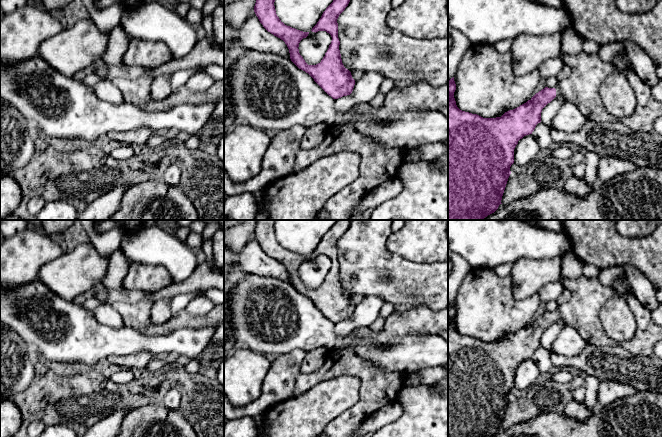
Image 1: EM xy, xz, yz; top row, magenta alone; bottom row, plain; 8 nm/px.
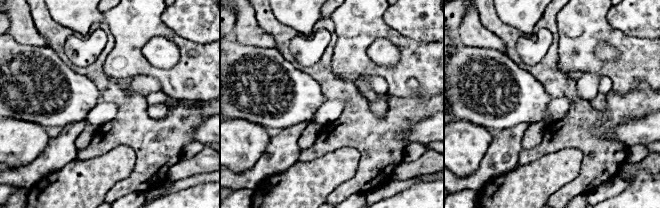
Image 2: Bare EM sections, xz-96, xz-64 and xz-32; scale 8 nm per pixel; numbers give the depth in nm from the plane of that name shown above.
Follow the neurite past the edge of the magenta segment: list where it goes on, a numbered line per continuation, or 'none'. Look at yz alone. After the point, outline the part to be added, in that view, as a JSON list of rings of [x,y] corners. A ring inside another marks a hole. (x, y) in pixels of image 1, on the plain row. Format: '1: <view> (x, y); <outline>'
1: yz (581, 311); [[[584,275],[563,282],[571,292],[571,298],[556,309],[556,321],[575,328],[589,344],[620,345],[635,356],[653,355],[654,345],[662,341],[662,326],[654,322],[651,311],[640,303],[633,291],[626,299],[636,319],[636,334],[630,340],[616,343],[604,331],[599,316],[602,305],[616,295],[615,289],[602,285],[598,278]]]

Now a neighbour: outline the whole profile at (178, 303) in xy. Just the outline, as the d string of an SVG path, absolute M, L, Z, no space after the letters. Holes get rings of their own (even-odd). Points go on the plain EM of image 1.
M200 291L194 294L179 294L172 297L169 300L169 307L172 315L178 314L183 311L189 302L197 297L198 295L203 295L204 291Z

